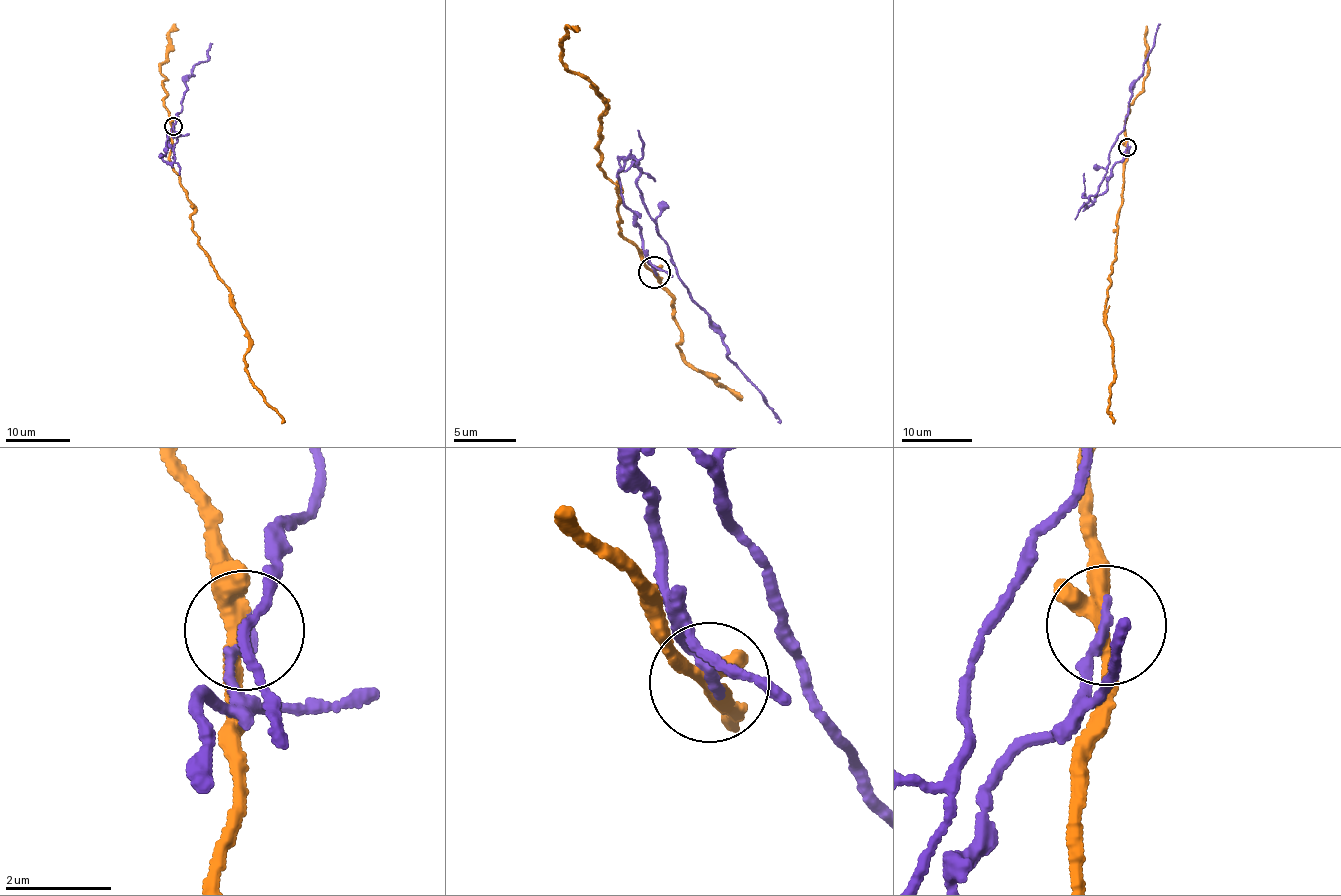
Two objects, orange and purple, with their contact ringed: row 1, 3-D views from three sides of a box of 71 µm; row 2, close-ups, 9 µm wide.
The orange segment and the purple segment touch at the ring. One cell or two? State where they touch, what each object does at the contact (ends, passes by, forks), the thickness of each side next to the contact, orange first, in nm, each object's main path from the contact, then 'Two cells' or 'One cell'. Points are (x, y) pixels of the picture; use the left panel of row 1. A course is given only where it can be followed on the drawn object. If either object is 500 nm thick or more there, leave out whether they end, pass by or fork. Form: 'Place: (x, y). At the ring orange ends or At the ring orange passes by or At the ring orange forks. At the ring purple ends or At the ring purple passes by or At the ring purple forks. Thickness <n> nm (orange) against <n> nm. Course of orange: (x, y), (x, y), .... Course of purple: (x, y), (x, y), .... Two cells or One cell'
Place: (173, 126). At the ring orange passes by. At the ring purple ends. Thickness 320 nm (orange) against 200 nm. Course of orange: (173, 126), (170, 162), (194, 210), (192, 230), (247, 330), (244, 366), (253, 387), (281, 424). Course of purple: (173, 126), (161, 155), (170, 162), (186, 79), (193, 67), (207, 60), (213, 44). Two cells

